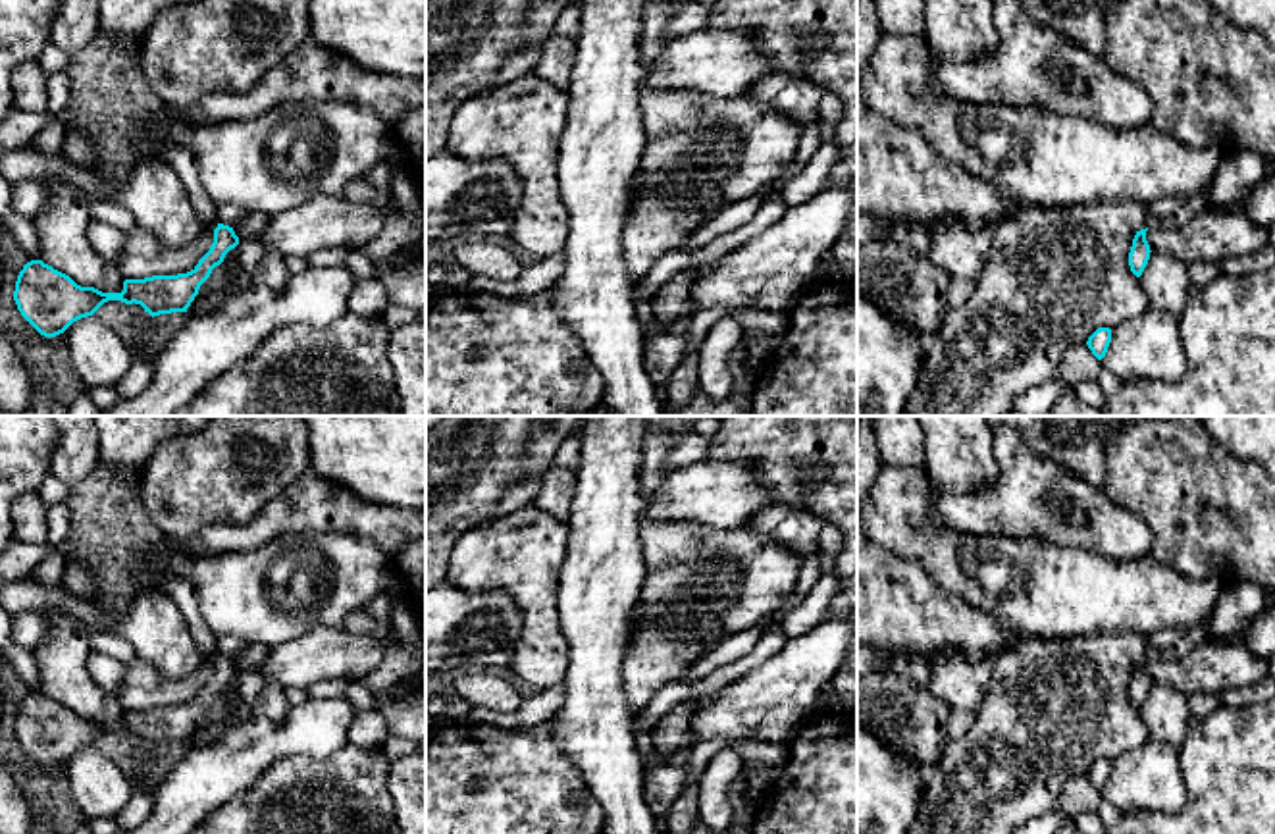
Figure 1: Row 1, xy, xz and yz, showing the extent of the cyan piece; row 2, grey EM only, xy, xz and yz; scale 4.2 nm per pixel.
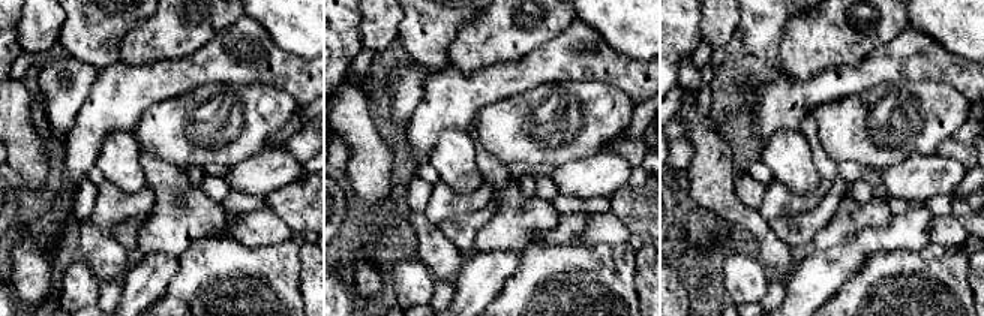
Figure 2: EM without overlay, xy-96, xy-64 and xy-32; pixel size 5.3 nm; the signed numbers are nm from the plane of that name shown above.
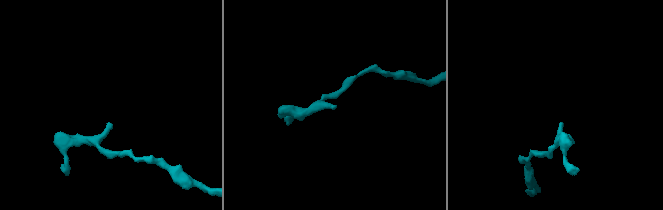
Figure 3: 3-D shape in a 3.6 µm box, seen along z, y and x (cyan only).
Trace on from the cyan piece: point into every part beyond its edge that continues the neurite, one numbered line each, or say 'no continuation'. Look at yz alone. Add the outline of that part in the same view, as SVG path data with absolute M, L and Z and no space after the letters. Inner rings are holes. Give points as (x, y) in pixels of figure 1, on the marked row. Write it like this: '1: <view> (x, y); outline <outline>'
no continuation

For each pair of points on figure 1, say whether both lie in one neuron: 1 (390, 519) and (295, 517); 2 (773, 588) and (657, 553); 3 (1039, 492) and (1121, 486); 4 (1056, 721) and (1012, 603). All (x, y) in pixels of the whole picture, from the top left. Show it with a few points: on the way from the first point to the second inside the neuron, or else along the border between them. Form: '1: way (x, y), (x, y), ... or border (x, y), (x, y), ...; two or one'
1: way (366, 519), (349, 513), (318, 513); one
2: way (746, 559), (730, 544), (686, 546); one
3: border (1102, 490), (1139, 517); two
4: border (1019, 632), (1067, 640); two

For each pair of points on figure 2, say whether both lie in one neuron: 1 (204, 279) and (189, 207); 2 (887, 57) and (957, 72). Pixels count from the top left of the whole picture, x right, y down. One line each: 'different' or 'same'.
1: different
2: same

